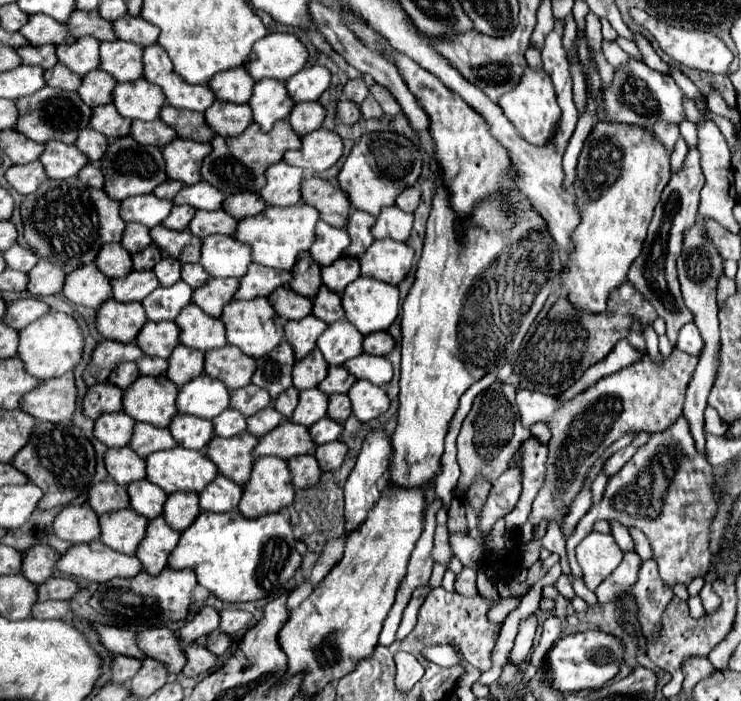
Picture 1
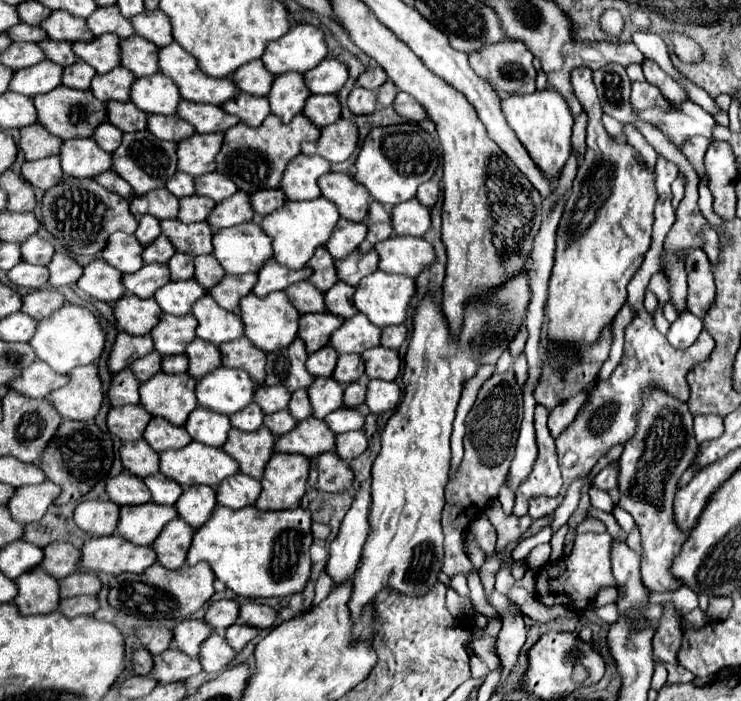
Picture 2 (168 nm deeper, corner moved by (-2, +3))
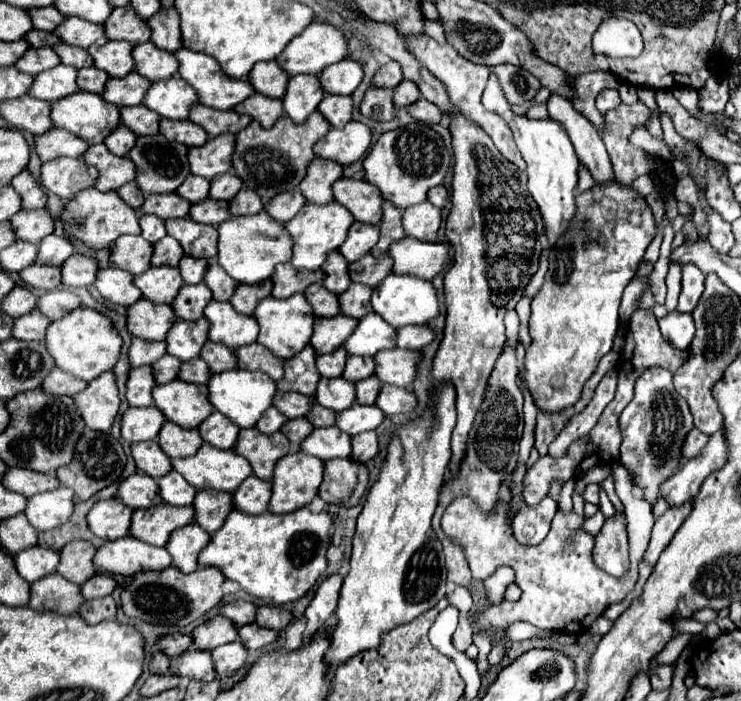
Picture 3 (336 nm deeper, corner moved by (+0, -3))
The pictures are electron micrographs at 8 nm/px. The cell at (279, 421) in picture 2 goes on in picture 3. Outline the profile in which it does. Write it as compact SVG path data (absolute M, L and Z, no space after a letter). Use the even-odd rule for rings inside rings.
M295 418L295 420L287 420L283 426L281 426L281 434L287 436L287 440L293 444L293 446L299 446L299 442L313 430L313 426L309 424L307 418Z

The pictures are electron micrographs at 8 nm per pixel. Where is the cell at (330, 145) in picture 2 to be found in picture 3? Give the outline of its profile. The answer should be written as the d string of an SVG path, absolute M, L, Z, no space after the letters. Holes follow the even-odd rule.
M349 122L343 130L331 128L329 134L313 146L313 152L321 158L339 162L341 166L359 160L371 144L371 130L361 122Z

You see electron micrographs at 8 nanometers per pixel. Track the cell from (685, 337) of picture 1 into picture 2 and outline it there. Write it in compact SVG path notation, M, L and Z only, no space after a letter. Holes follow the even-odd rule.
M685 310L685 312L681 312L681 316L671 324L671 328L669 328L669 332L667 332L667 340L669 340L669 344L675 346L675 348L689 348L689 346L697 340L701 328L703 328L701 320L699 320L697 316L693 316L691 312Z

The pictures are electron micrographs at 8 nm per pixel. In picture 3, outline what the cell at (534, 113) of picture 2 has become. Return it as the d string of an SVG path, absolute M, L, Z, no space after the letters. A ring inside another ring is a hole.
M493 76L489 78L487 88L483 92L483 106L487 106L487 110L499 114L507 122L507 126L511 126L515 144L517 144L523 160L527 162L529 192L535 198L535 202L539 204L539 210L541 210L543 222L545 222L545 234L549 238L549 246L553 246L557 236L561 236L567 230L567 226L575 214L575 186L577 186L579 160L571 146L571 140L567 138L567 132L563 130L563 126L559 126L559 122L555 122L551 118L531 120L527 116L515 114L511 110L511 104L501 94L501 88Z

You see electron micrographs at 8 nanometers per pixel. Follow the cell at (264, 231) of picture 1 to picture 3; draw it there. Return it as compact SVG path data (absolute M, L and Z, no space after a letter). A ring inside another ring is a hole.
M327 202L321 206L305 204L303 210L299 210L299 214L285 224L285 230L291 234L293 240L291 266L295 266L297 270L317 270L325 262L327 252L337 250L343 244L351 222L353 222L351 212L339 202Z

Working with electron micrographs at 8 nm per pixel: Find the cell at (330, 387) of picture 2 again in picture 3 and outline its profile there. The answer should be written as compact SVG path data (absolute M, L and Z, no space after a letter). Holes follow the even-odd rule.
M321 378L317 392L315 392L315 402L329 408L329 410L341 412L341 410L349 408L355 400L353 386L355 384L351 384L343 378Z

